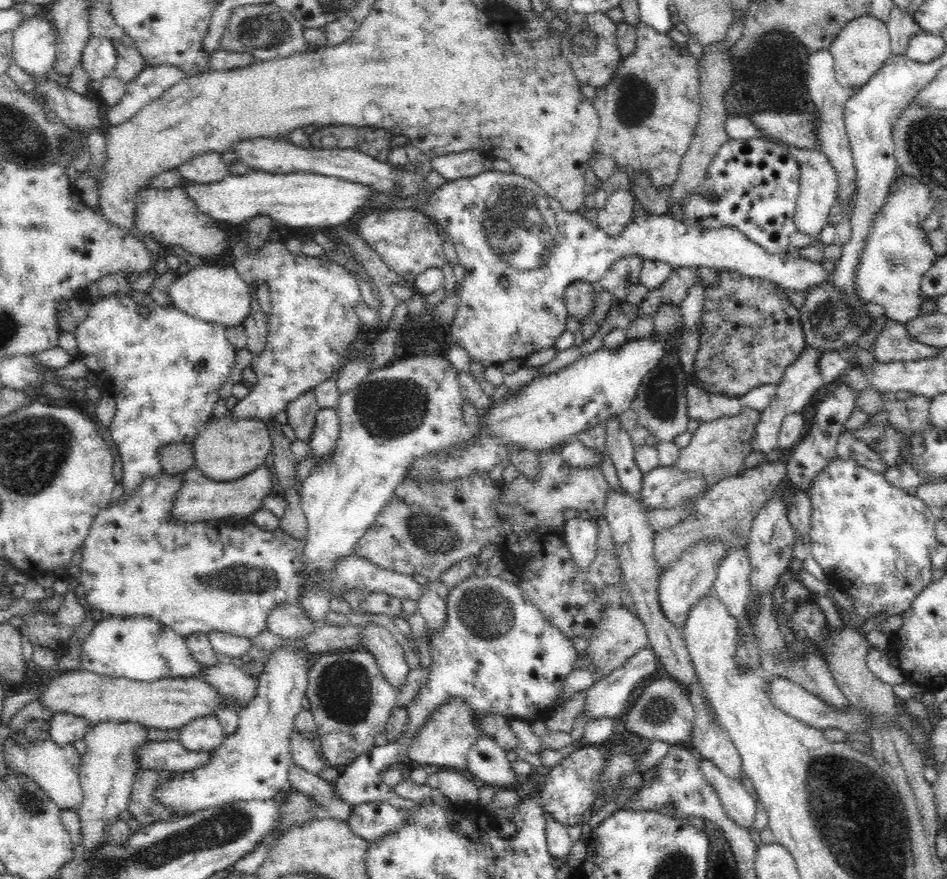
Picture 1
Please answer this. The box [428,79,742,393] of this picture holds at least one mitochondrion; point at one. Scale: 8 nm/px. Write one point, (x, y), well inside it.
(521, 231)

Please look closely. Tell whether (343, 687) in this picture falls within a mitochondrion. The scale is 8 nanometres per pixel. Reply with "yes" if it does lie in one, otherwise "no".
yes

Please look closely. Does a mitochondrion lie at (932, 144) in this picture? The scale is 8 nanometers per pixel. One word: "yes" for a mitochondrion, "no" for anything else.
yes

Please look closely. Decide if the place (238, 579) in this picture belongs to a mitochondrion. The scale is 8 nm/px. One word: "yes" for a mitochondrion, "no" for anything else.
yes

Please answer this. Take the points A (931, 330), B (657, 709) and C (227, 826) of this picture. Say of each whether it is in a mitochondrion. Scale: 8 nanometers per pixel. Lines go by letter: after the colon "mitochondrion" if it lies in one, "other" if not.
A: mitochondrion
B: mitochondrion
C: mitochondrion

